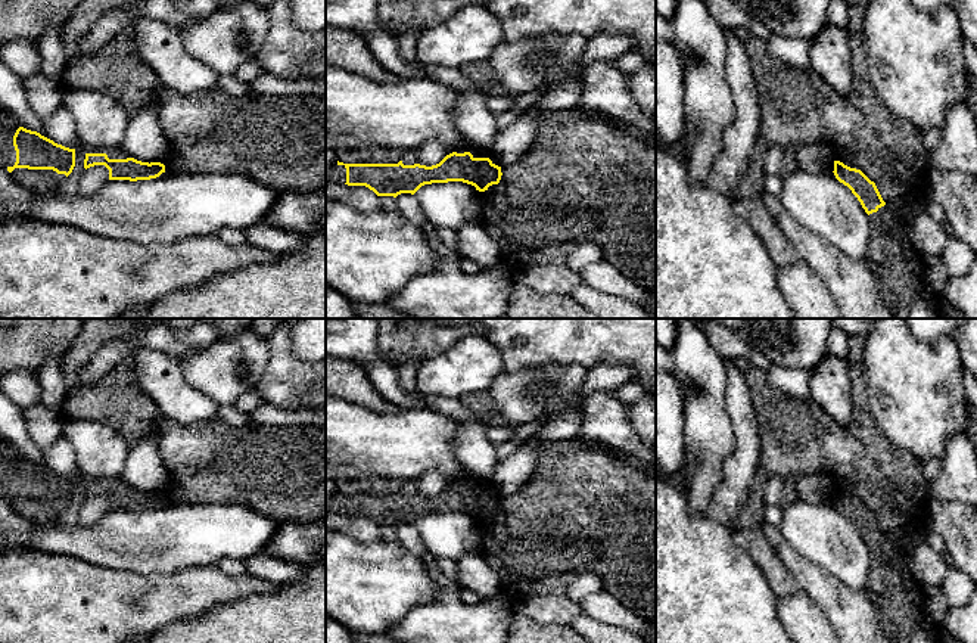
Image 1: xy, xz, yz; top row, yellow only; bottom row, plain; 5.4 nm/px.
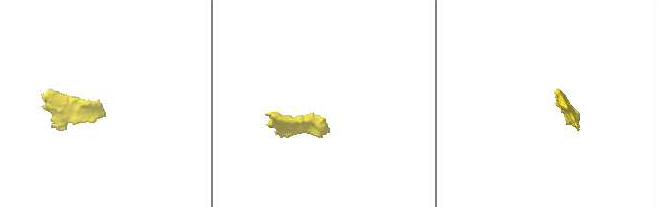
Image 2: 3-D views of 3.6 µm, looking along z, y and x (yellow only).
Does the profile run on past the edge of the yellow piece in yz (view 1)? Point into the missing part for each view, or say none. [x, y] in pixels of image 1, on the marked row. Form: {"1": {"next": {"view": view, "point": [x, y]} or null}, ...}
{"1": {"next": null}}

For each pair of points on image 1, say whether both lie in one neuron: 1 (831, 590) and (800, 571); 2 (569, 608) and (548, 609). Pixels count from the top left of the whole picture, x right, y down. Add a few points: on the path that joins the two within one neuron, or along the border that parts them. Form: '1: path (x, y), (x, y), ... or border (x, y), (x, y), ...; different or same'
1: path (824, 590), (808, 575); same
2: path (565, 609), (553, 609); same

